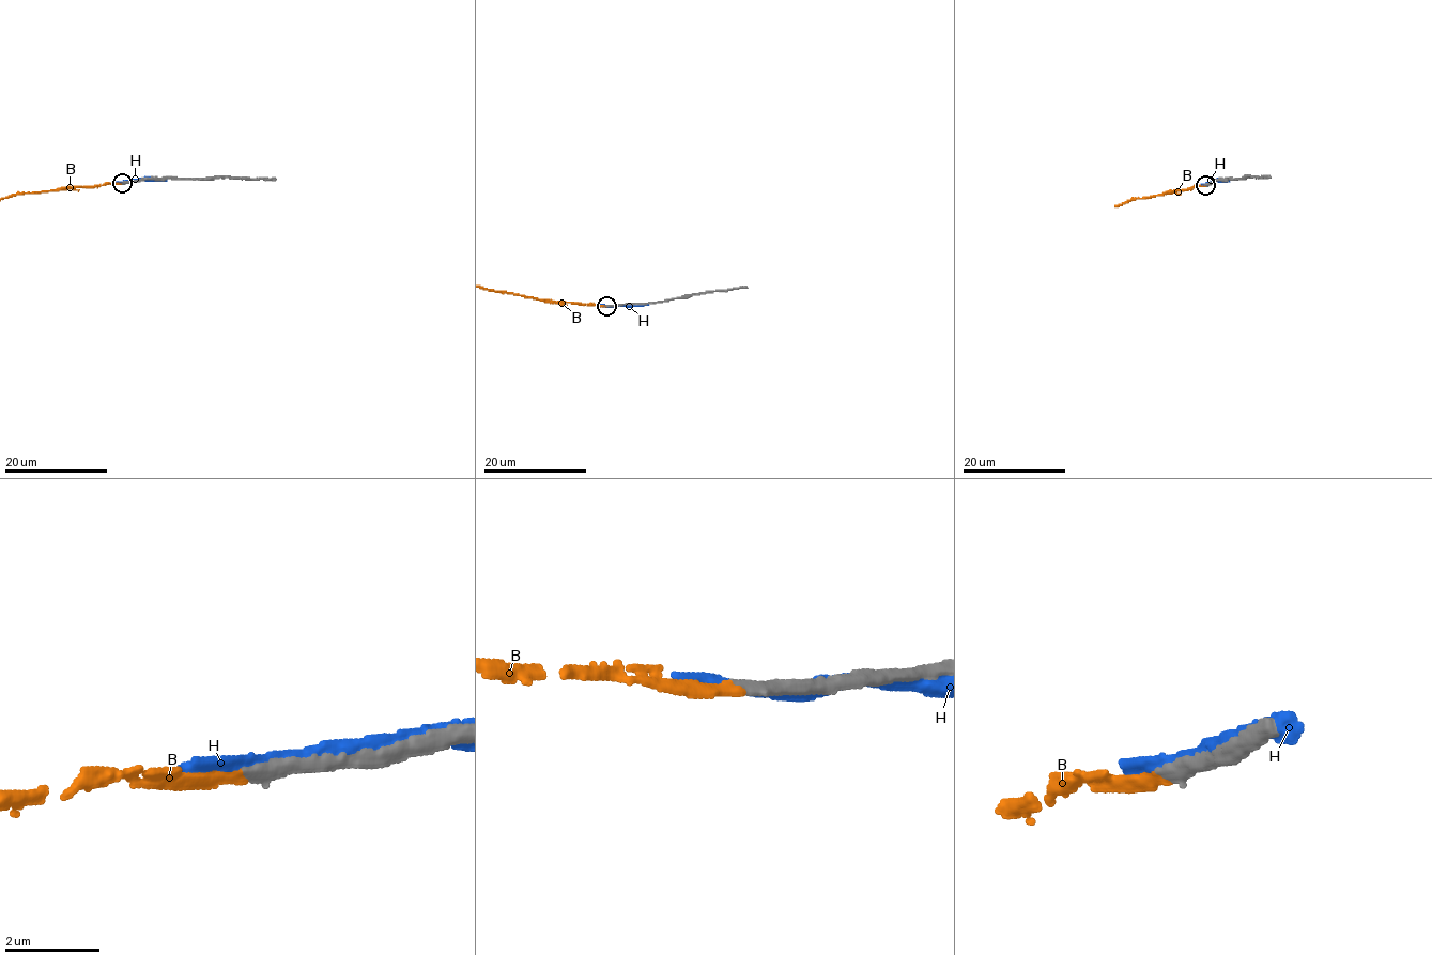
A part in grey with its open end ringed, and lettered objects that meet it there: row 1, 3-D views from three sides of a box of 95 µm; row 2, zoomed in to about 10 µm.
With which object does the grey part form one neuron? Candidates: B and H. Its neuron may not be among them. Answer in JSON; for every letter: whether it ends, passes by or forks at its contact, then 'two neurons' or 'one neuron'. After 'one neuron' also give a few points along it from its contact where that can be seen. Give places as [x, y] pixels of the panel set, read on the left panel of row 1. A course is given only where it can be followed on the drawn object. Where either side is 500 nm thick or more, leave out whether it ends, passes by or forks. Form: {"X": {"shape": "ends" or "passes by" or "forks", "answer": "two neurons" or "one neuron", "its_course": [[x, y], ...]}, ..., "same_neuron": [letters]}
{"B": {"shape": "ends", "answer": "one neuron"}, "H": {"shape": "passes by", "answer": "two neurons"}, "same_neuron": ["B"]}

